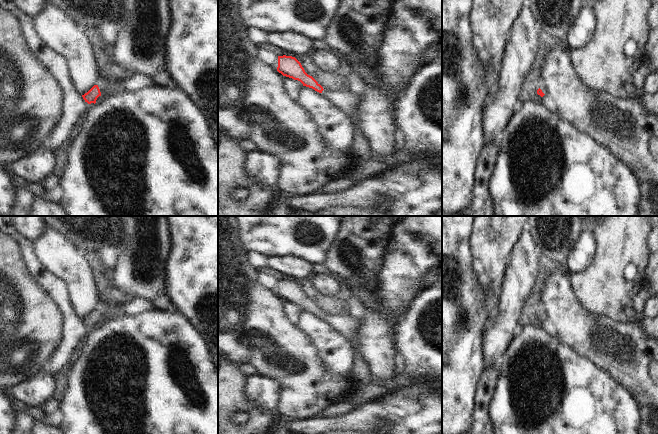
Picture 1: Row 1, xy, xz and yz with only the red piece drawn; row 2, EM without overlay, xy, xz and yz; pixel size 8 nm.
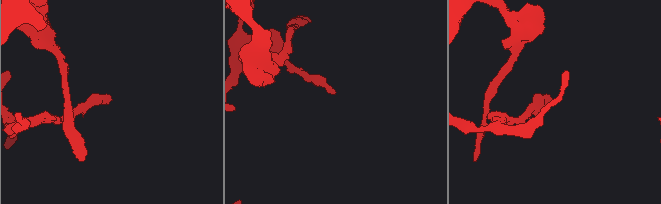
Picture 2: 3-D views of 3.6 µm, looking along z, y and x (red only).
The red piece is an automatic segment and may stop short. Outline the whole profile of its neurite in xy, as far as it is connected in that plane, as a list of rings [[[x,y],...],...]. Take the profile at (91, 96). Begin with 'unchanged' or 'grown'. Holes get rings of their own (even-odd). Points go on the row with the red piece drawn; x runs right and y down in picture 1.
grown | [[[104,83],[94,85],[87,93],[82,95],[82,97],[85,100],[85,102],[87,102],[88,104],[91,104],[91,103],[95,104],[97,98],[101,95],[105,96],[105,84]]]

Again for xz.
grown | [[[278,56],[277,71],[283,76],[300,81],[303,86],[314,89],[328,99],[335,107],[342,110],[354,123],[354,136],[352,138],[352,151],[360,161],[368,159],[379,160],[371,149],[362,132],[357,127],[357,110],[361,97],[365,95],[362,84],[350,78],[350,88],[345,91],[331,92],[323,87],[310,75],[308,75],[301,63],[292,56]]]

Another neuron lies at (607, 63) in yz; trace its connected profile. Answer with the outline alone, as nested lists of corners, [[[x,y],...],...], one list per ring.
[[[600,0],[594,7],[596,31],[592,40],[583,48],[569,51],[569,56],[577,75],[583,83],[593,91],[603,91],[618,99],[636,97],[637,89],[633,84],[633,76],[637,69],[647,60],[645,47],[651,32],[647,14],[653,0]]]

